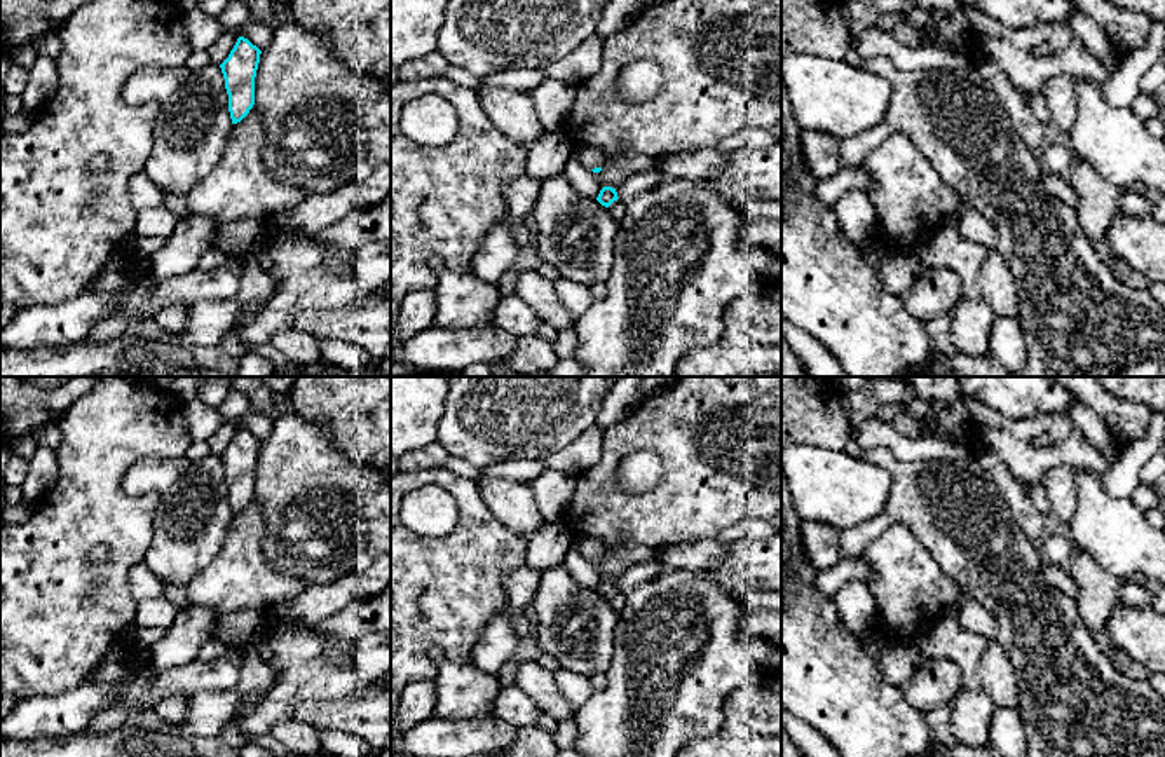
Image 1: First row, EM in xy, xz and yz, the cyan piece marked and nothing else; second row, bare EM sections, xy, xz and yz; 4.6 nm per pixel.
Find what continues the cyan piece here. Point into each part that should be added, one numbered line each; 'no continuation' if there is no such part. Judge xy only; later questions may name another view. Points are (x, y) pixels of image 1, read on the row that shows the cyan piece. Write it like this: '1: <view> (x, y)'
no continuation

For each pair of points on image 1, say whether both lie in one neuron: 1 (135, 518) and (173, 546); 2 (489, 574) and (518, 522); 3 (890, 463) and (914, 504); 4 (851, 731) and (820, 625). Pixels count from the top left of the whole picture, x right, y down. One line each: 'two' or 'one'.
1: two
2: two
3: one
4: one

